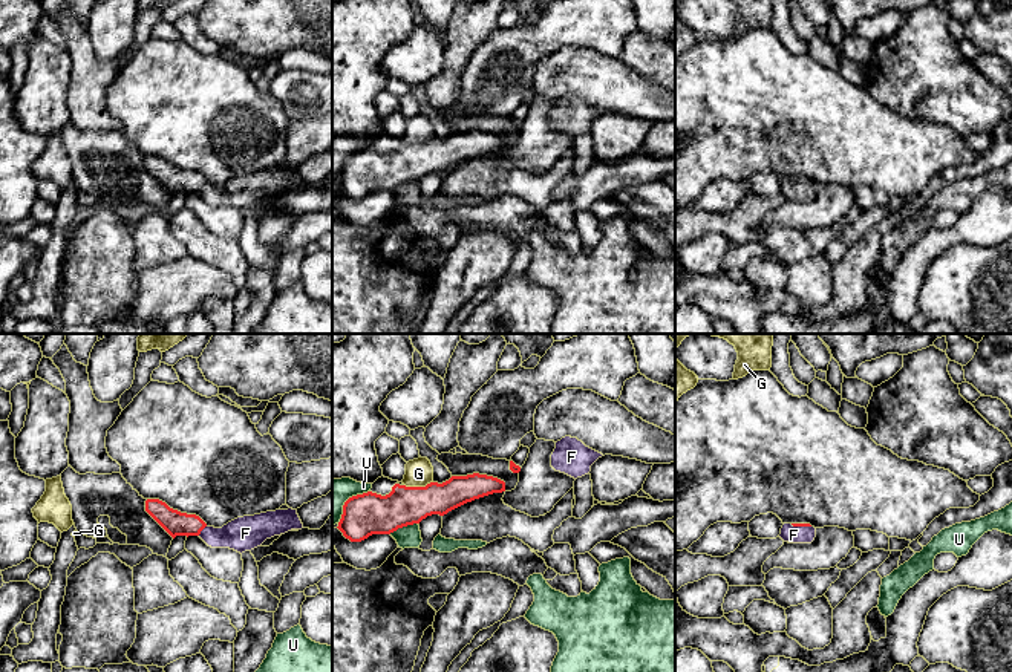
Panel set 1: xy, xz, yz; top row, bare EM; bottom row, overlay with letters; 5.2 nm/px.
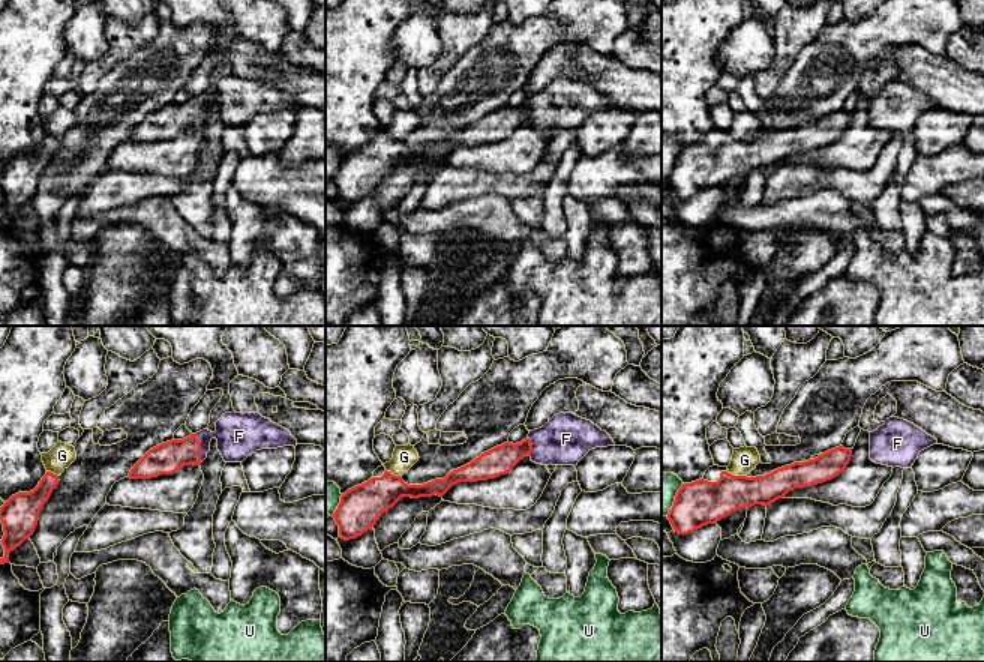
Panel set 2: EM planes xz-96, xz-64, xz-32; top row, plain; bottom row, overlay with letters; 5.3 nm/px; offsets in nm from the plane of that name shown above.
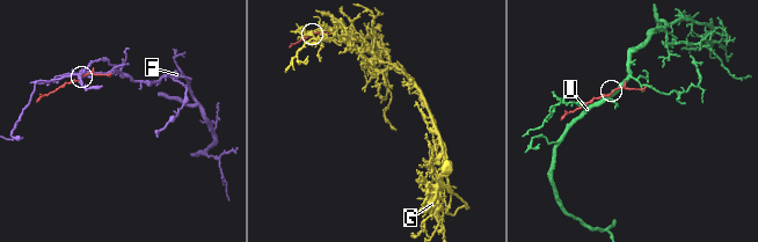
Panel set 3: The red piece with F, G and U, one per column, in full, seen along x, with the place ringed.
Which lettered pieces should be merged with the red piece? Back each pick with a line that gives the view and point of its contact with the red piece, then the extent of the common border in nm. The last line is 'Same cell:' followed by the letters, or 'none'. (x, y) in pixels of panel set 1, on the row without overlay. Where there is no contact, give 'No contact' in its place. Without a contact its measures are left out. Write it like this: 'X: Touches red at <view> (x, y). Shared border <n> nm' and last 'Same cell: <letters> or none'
F: Touches red at xy (202, 185). Shared border 70 nm
Same cell: F

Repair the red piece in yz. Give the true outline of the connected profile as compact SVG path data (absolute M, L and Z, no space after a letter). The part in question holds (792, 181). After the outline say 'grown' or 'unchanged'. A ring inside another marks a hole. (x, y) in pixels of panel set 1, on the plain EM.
M784 181L779 194L788 201L811 201L816 185L810 181Z; grown

